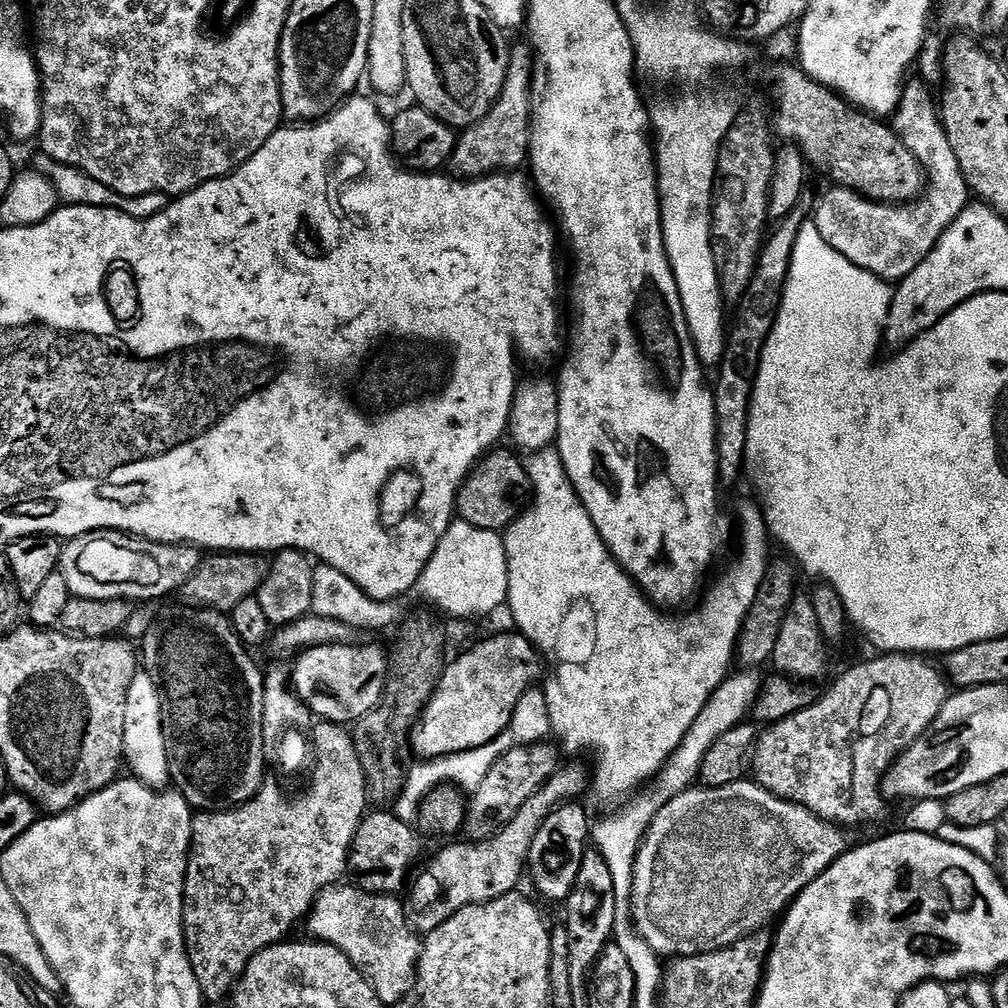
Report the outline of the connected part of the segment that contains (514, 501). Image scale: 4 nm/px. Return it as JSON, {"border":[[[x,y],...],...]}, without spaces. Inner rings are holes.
{"border":[[[493,450],[487,453],[468,473],[468,478],[457,495],[454,509],[455,515],[463,523],[487,532],[500,532],[518,519],[522,512],[520,503],[524,500],[524,487],[527,489],[530,484],[525,461],[520,461],[521,457],[515,451],[500,451]]]}

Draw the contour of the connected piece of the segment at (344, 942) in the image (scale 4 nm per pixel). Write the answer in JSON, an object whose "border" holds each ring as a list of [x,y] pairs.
{"border":[[[333,886],[320,893],[312,911],[307,917],[306,925],[317,941],[332,944],[342,954],[350,958],[350,962],[361,974],[372,983],[372,989],[378,994],[378,998],[386,1006],[399,1005],[412,990],[416,982],[416,966],[420,963],[420,949],[422,940],[408,923],[406,908],[403,903],[396,901],[392,894],[379,892],[361,892],[359,887],[344,888],[345,886]]]}

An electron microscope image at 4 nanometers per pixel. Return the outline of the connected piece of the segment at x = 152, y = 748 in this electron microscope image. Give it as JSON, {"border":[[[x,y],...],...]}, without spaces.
{"border":[[[137,671],[136,677],[132,679],[132,684],[128,688],[128,700],[124,703],[124,760],[132,767],[131,775],[135,779],[141,780],[143,784],[148,784],[157,790],[164,790],[169,787],[172,775],[168,765],[168,747],[164,737],[164,723],[160,721],[160,711],[162,702],[160,701],[160,685],[156,682],[156,677],[151,671]]]}

